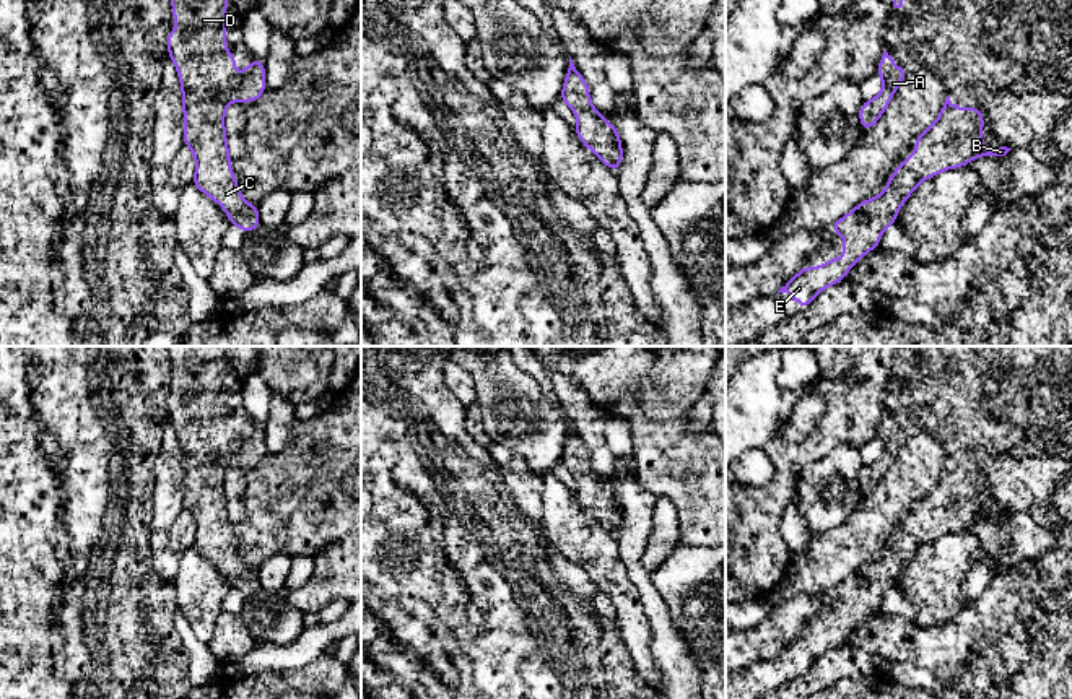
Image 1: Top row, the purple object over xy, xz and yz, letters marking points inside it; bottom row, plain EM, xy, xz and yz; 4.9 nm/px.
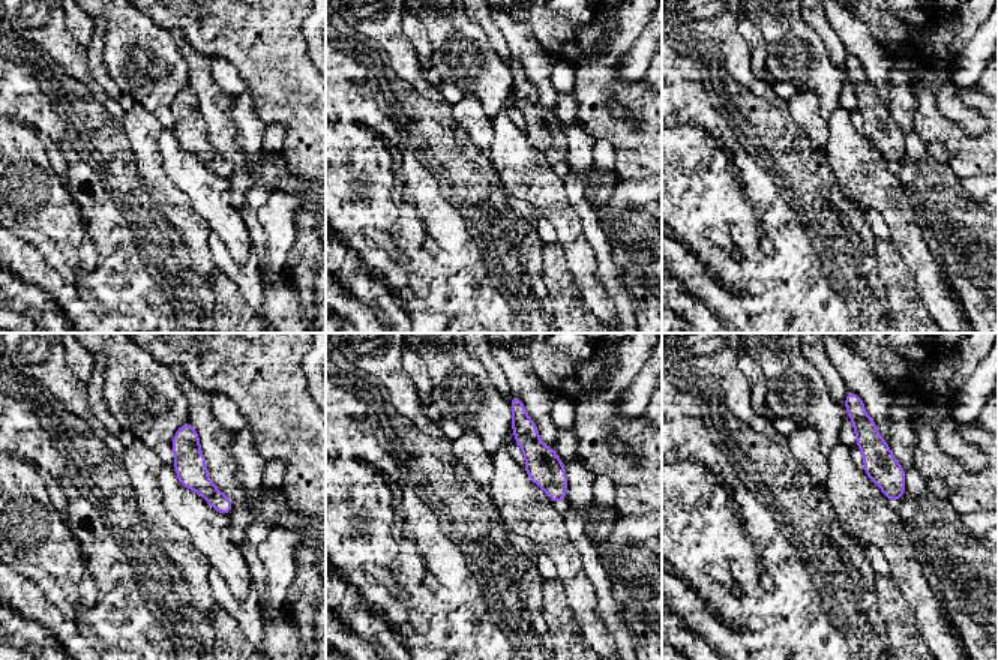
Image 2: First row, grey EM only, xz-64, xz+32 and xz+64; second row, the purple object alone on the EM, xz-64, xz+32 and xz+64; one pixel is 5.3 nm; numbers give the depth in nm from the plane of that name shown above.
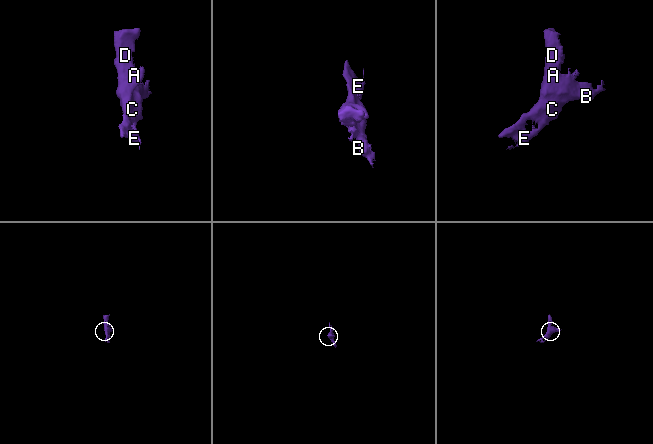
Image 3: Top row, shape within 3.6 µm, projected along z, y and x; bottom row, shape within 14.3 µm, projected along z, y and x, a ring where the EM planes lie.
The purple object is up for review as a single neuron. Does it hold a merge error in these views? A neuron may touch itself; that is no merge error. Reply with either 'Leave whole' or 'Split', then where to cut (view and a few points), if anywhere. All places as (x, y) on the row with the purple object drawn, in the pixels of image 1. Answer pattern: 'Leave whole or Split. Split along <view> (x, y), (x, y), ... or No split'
Leave whole. No split

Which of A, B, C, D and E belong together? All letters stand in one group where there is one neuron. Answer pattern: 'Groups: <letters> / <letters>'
Groups: A B C D E

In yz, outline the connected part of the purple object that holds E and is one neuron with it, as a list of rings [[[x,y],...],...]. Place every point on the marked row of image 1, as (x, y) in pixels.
[[[947,96],[937,120],[914,138],[916,150],[909,159],[896,166],[885,192],[861,202],[839,221],[830,224],[831,232],[844,237],[844,257],[828,258],[823,267],[802,267],[778,291],[791,294],[800,309],[831,284],[843,281],[852,265],[869,250],[880,245],[882,231],[895,224],[898,211],[919,182],[945,169],[963,167],[981,156],[1005,156],[1012,148],[986,150],[981,143],[984,119],[981,107],[955,107]]]

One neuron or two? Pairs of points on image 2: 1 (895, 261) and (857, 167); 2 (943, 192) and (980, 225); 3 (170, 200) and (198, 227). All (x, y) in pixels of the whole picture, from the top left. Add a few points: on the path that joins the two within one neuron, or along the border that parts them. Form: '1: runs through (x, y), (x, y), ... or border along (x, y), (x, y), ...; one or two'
1: border along (890, 239), (910, 270); two
2: runs through (952, 201), (971, 221); one
3: runs through (174, 207), (191, 224); one

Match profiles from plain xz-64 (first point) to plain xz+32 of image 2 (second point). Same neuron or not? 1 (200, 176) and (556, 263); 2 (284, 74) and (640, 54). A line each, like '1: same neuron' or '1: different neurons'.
1: different neurons
2: different neurons

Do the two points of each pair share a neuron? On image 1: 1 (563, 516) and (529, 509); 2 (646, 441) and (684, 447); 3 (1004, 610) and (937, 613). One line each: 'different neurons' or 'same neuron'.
1: different neurons
2: same neuron
3: different neurons

